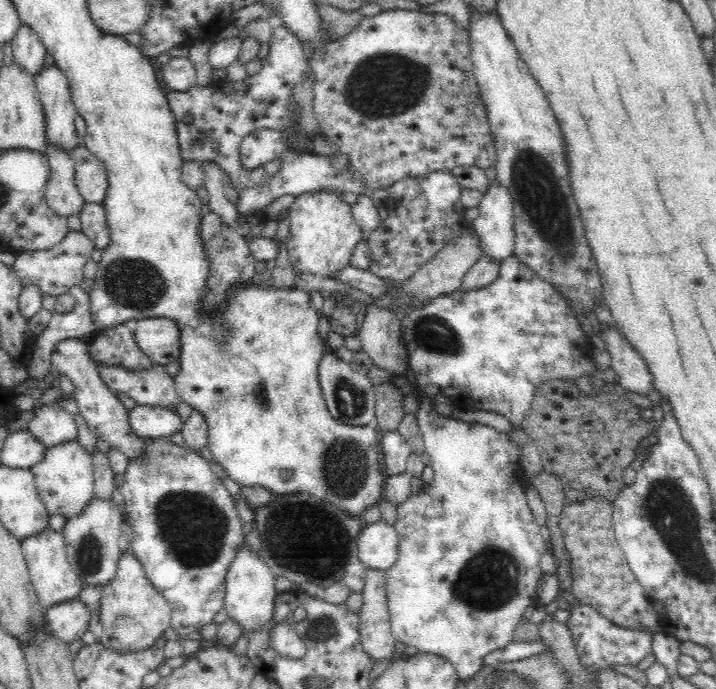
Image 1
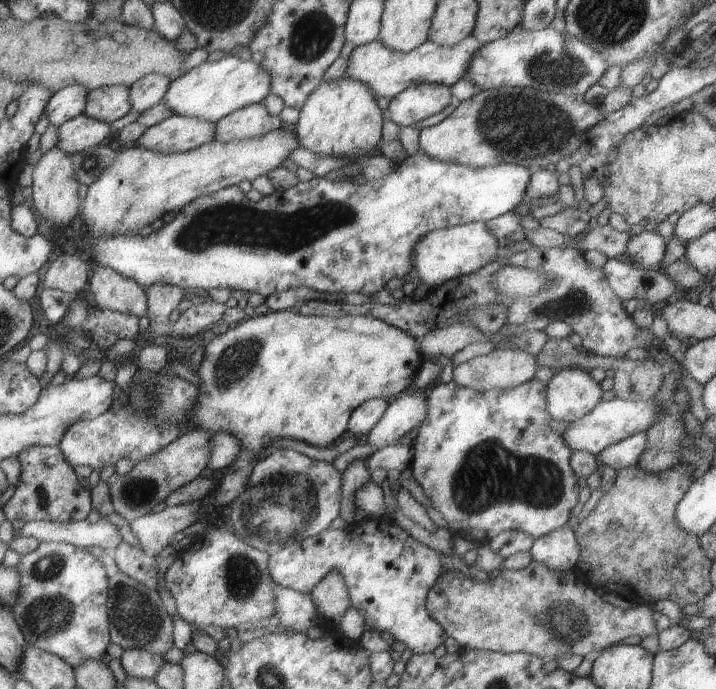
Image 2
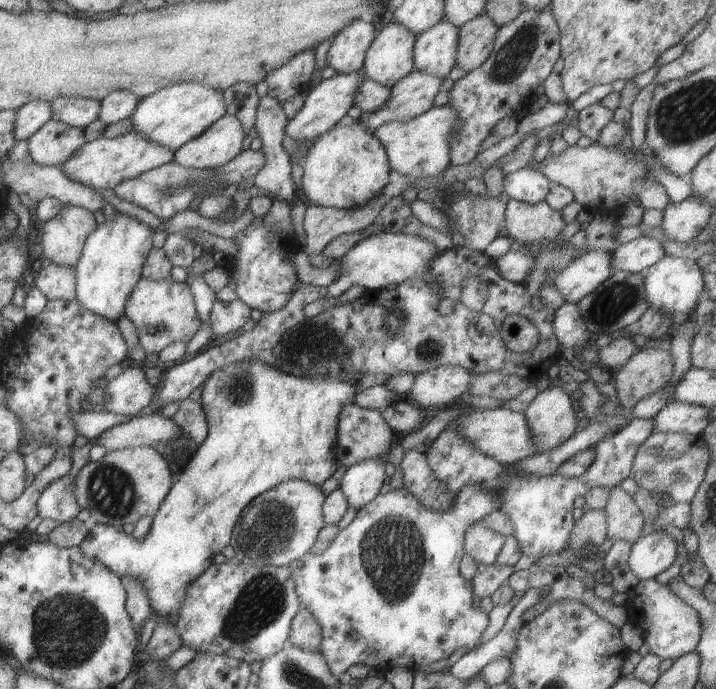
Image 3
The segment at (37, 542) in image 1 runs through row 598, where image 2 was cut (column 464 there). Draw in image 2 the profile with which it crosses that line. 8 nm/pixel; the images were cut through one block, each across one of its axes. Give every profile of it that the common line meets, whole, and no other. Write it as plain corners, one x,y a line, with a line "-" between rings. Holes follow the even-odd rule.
474,35
467,36
458,44
445,47
434,41
427,40
410,52
403,53
390,50
382,41
372,41
365,45
354,47
349,55
349,63
345,76
358,82
363,82
371,88
376,98
400,94
411,85
422,83
445,84
451,87
463,78
472,55
482,46

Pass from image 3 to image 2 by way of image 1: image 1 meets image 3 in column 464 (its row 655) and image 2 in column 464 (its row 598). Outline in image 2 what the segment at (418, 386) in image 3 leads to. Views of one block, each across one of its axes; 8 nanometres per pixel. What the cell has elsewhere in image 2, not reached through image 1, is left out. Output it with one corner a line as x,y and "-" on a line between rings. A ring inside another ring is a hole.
495,348
492,352
474,357
468,362
453,367
453,381
463,387
477,391
488,389
511,389
534,379
538,368
537,358
522,349
501,350

